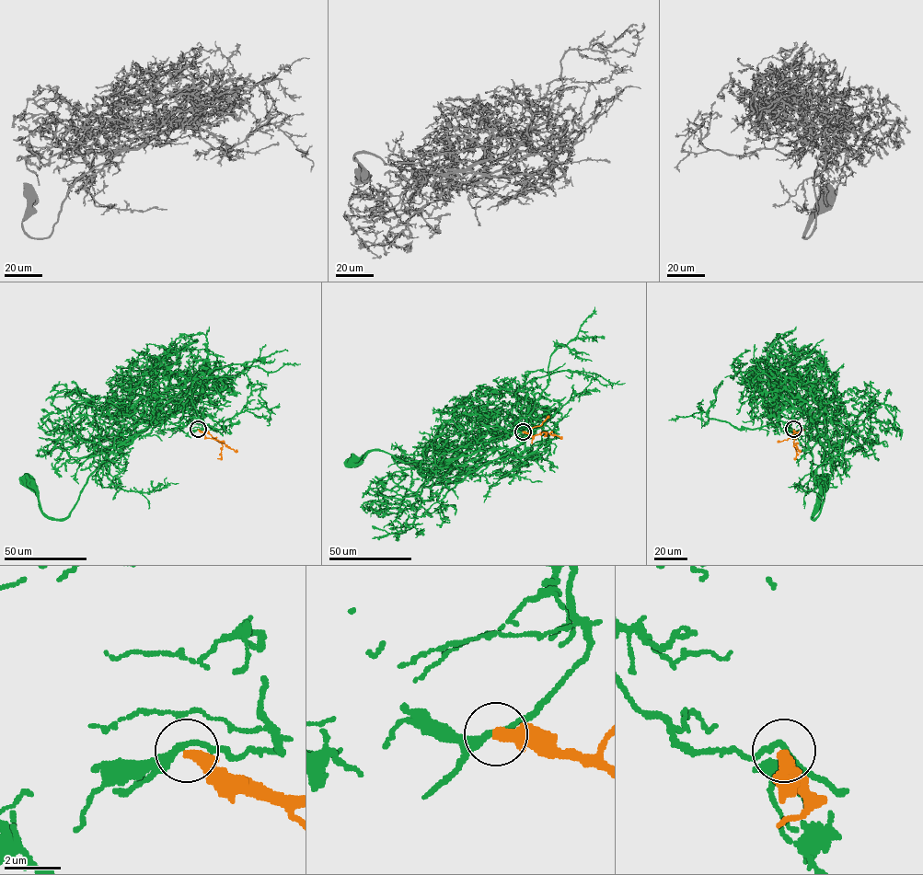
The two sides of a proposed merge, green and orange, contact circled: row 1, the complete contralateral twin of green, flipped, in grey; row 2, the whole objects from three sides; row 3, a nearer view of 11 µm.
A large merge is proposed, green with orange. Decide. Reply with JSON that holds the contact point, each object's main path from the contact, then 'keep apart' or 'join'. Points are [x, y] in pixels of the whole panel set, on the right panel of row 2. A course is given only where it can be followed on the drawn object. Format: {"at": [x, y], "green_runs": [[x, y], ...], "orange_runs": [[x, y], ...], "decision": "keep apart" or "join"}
{"at": [793, 429], "green_runs": [[793, 429], [779, 418], [783, 410], [802, 411], [823, 449], [824, 500], [812, 519], [824, 480]], "orange_runs": [[793, 429], [798, 432], [794, 442], [798, 450]], "decision": "keep apart"}

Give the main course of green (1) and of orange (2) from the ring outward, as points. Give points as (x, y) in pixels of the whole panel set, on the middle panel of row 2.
1: (523, 431), (527, 425), (522, 418), (471, 454), (440, 461), (403, 462), (369, 450), (352, 462)
2: (523, 431), (532, 436), (544, 432), (561, 436)

